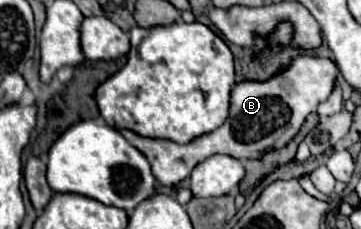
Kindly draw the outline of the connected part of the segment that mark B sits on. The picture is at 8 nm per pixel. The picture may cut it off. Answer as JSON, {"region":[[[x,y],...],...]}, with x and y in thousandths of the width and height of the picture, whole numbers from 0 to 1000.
{"region":[[[828,245],[812,262],[801,306],[740,349],[740,358],[668,358],[640,393],[634,507],[601,568],[562,585],[518,629],[468,611],[396,603],[363,568],[330,568],[330,585],[374,638],[418,716],[429,786],[452,812],[485,812],[518,777],[540,716],[562,707],[590,672],[634,672],[662,699],[723,690],[745,655],[795,638],[795,620],[834,568],[845,515],[911,428],[922,384],[939,367],[939,288],[917,253]]]}

